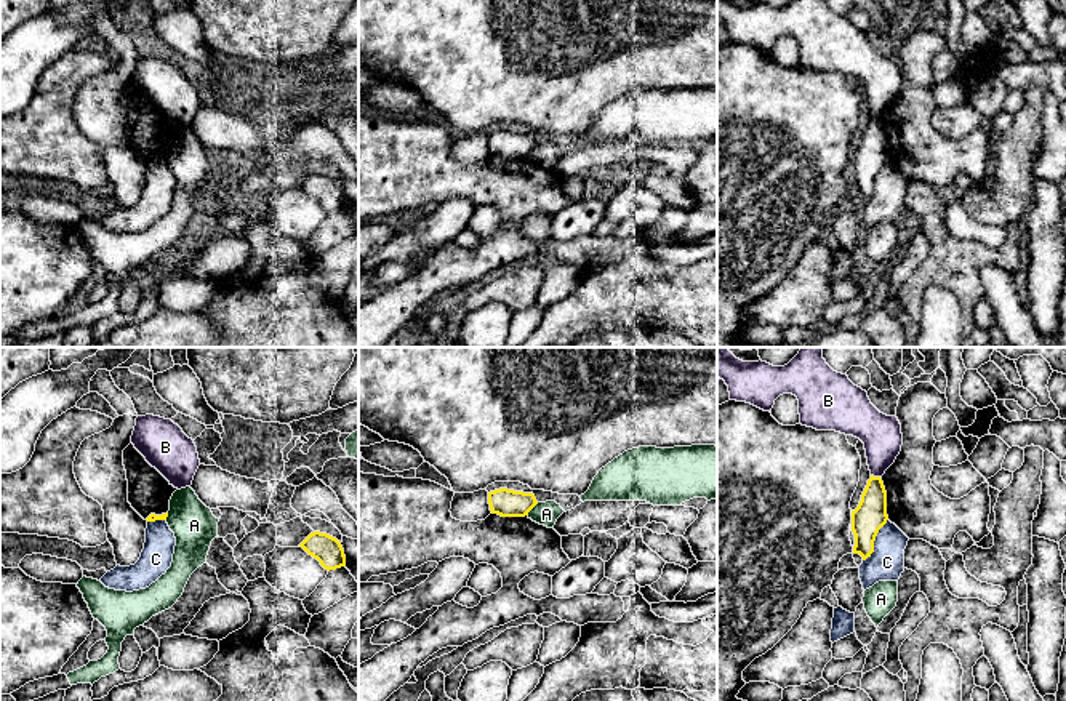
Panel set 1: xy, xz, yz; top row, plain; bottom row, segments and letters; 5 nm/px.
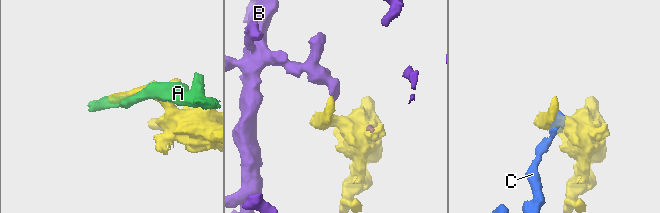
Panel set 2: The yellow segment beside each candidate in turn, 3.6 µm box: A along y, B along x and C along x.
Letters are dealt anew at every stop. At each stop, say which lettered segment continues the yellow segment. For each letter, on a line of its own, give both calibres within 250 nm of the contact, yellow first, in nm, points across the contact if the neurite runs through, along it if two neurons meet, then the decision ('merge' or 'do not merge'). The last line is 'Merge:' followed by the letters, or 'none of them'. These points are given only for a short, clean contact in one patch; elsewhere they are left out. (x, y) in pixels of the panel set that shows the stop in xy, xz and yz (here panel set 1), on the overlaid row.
A: 140/120 nm | do not merge
B: 160/200 nm | along yz (871, 474), (881, 479) | do not merge
C: 160/180 nm | along yz (887, 519), (876, 536), (874, 549), (863, 560) | do not merge
Merge: none of them

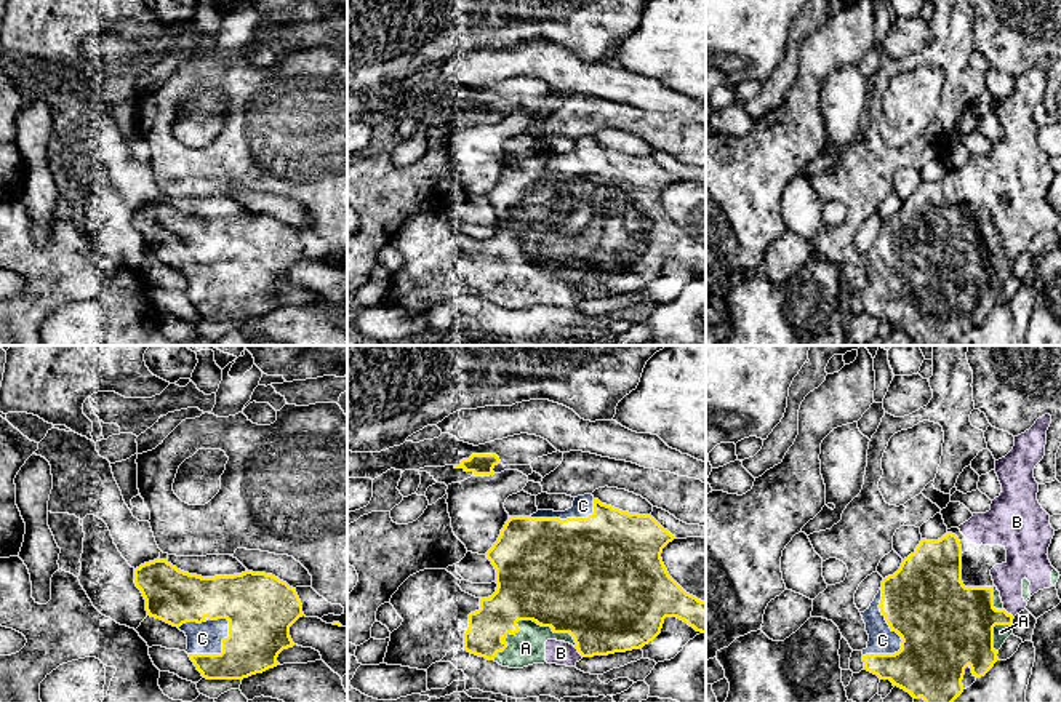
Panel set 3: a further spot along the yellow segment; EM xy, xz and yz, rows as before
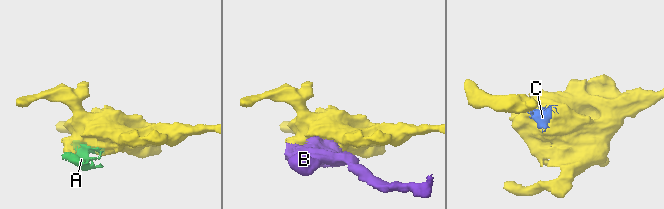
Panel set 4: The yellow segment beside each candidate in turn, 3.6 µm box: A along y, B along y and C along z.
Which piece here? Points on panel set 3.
A: 480/180 nm | merge
B: 440/120 nm | merge
C: 340/160 nm | merge
Merge: A, B, C

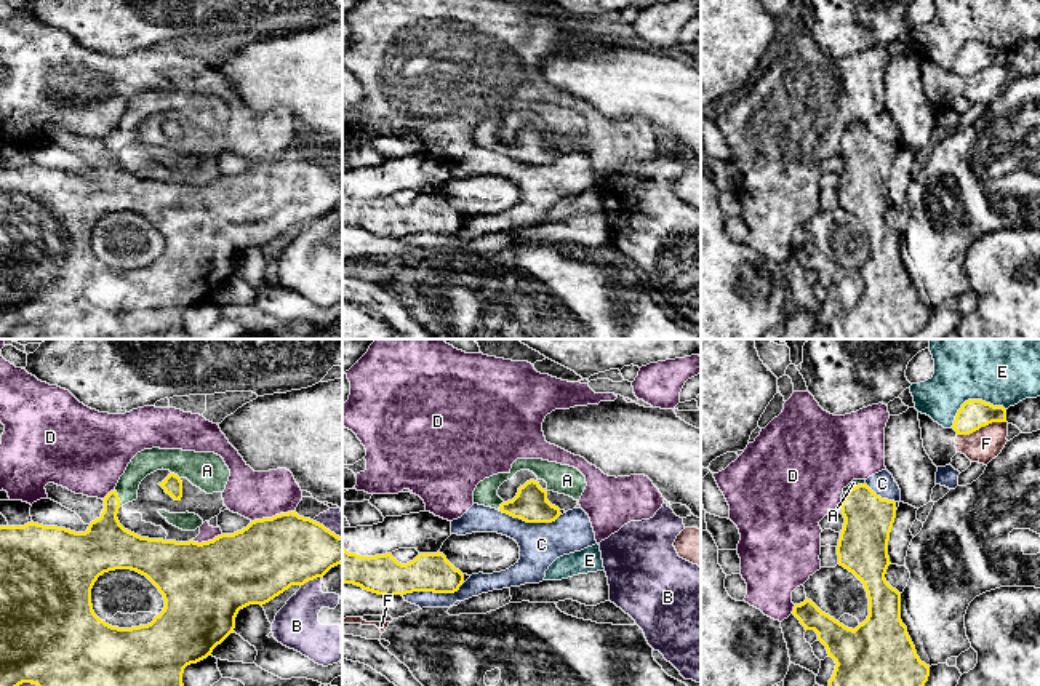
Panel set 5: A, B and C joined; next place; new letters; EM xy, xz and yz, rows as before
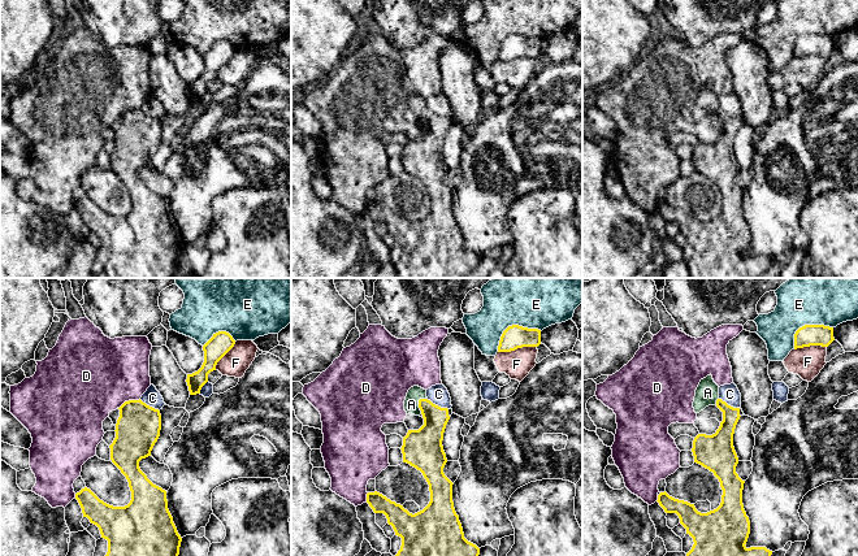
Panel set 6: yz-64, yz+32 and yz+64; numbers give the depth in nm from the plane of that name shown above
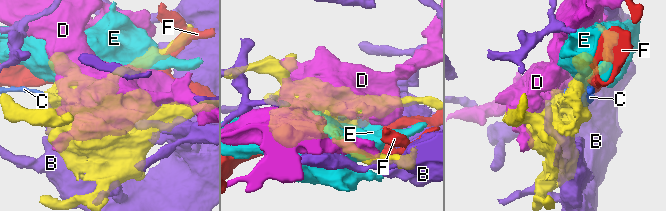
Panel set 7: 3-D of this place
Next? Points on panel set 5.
A: 240/120 nm | across xy (106, 546), (108, 517), (117, 498), (148, 461) | merge
B: 380/220 nm | do not merge
C: 170/220 nm | do not merge
D: 380/240 nm | do not merge
E: 150/480 nm | do not merge
F: 150/160 nm | do not merge
Merge: A

